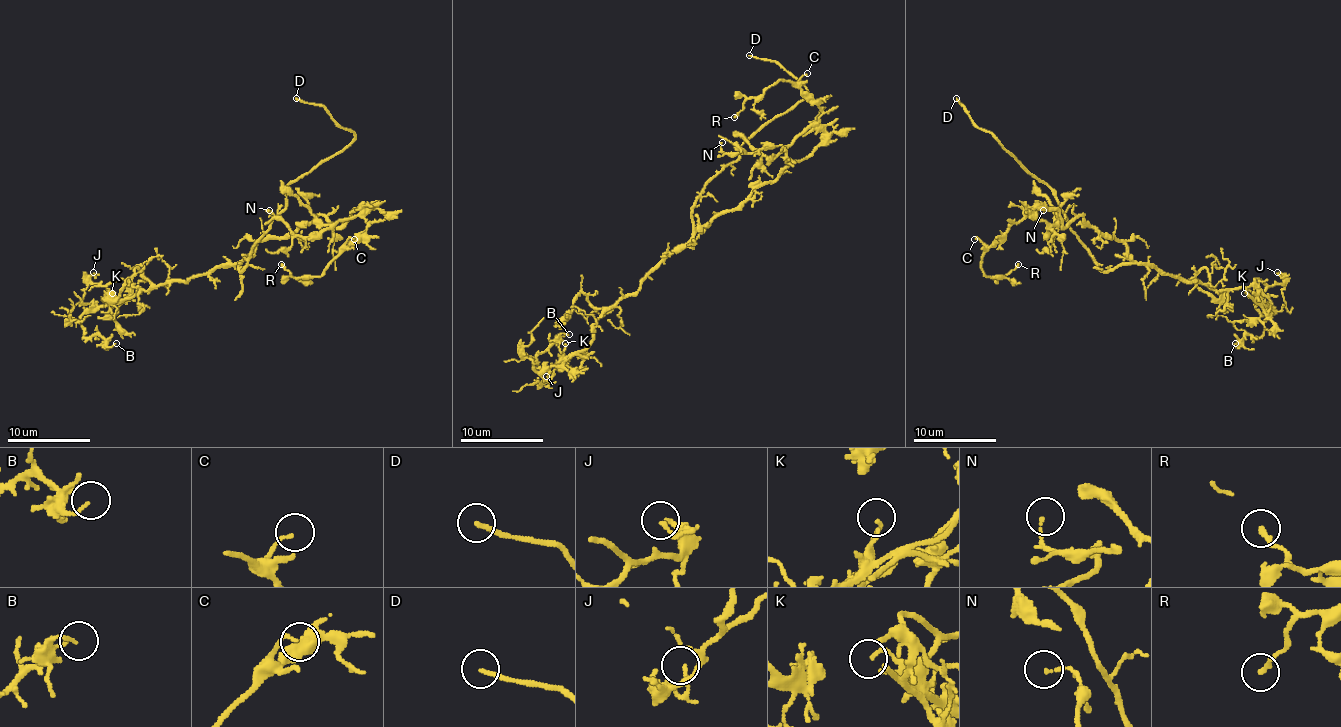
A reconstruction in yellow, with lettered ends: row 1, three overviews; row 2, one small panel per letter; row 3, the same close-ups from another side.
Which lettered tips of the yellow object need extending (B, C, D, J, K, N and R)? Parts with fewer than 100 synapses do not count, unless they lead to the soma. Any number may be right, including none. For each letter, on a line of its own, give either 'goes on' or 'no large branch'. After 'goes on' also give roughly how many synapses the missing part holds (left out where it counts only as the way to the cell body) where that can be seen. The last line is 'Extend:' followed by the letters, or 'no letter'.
B: no large branch
C: no large branch
D: goes on
J: no large branch
K: no large branch
N: no large branch
R: no large branch
Extend: D

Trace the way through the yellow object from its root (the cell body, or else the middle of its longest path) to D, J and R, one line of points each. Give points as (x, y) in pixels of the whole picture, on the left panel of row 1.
D: (252, 251), (240, 262), (242, 270), (250, 247), (286, 206), (286, 187), (354, 138), (323, 106), (296, 98)
J: (252, 251), (234, 264), (147, 289), (122, 278), (97, 285), (91, 280), (93, 272)
R: (252, 251), (321, 214), (339, 227), (368, 206), (366, 229), (319, 276), (292, 276), (281, 264)

